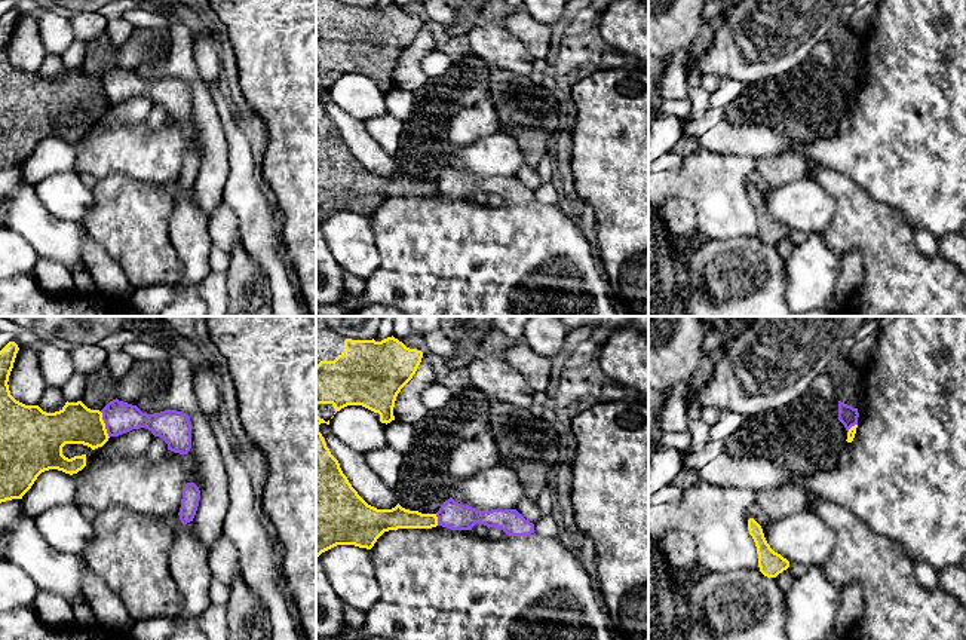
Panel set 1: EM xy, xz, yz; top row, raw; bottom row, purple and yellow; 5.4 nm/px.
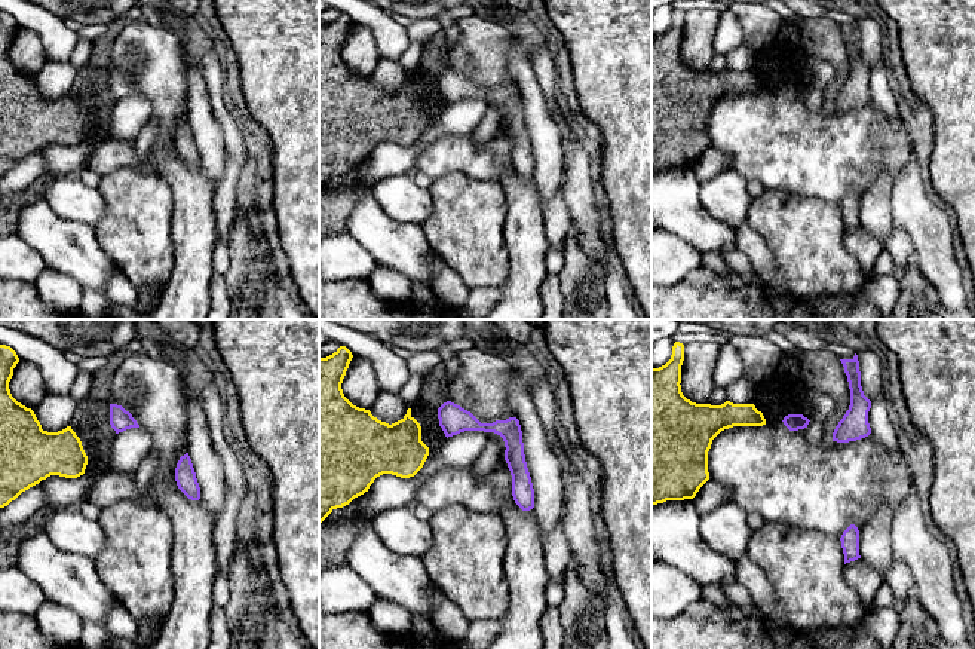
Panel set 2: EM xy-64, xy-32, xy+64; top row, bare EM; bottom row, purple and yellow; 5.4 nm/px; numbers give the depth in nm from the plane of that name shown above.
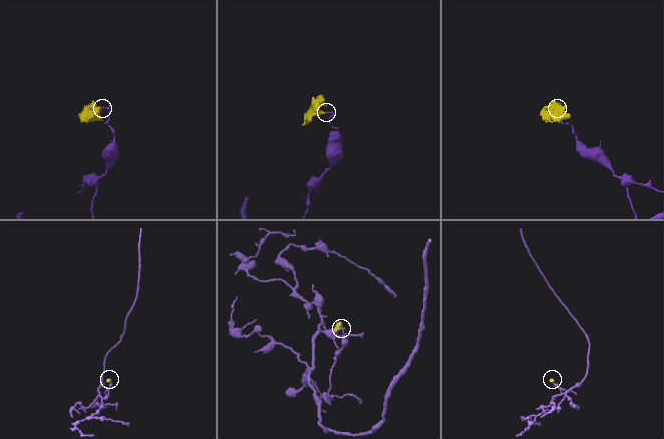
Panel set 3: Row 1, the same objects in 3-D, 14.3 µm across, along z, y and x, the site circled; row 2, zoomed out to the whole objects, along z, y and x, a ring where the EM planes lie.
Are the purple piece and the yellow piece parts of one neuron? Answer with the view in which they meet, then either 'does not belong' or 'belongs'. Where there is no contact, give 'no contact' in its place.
meets purple in xy; does not belong

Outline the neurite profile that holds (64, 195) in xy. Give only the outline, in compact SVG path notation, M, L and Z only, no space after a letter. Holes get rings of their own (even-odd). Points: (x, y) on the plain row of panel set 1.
M74 169L52 174L34 186L45 208L58 218L83 221L93 203L92 189L88 189Z

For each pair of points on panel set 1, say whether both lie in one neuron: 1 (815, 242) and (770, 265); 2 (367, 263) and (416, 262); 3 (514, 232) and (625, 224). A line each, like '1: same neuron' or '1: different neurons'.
1: different neurons
2: different neurons
3: different neurons

